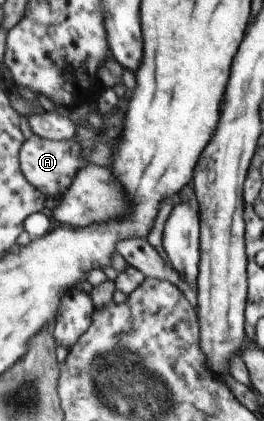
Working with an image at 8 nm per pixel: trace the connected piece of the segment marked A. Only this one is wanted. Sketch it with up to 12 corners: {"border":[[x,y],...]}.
{"border":[[34,134],[19,152],[45,197],[65,194],[89,160],[78,138]]}

